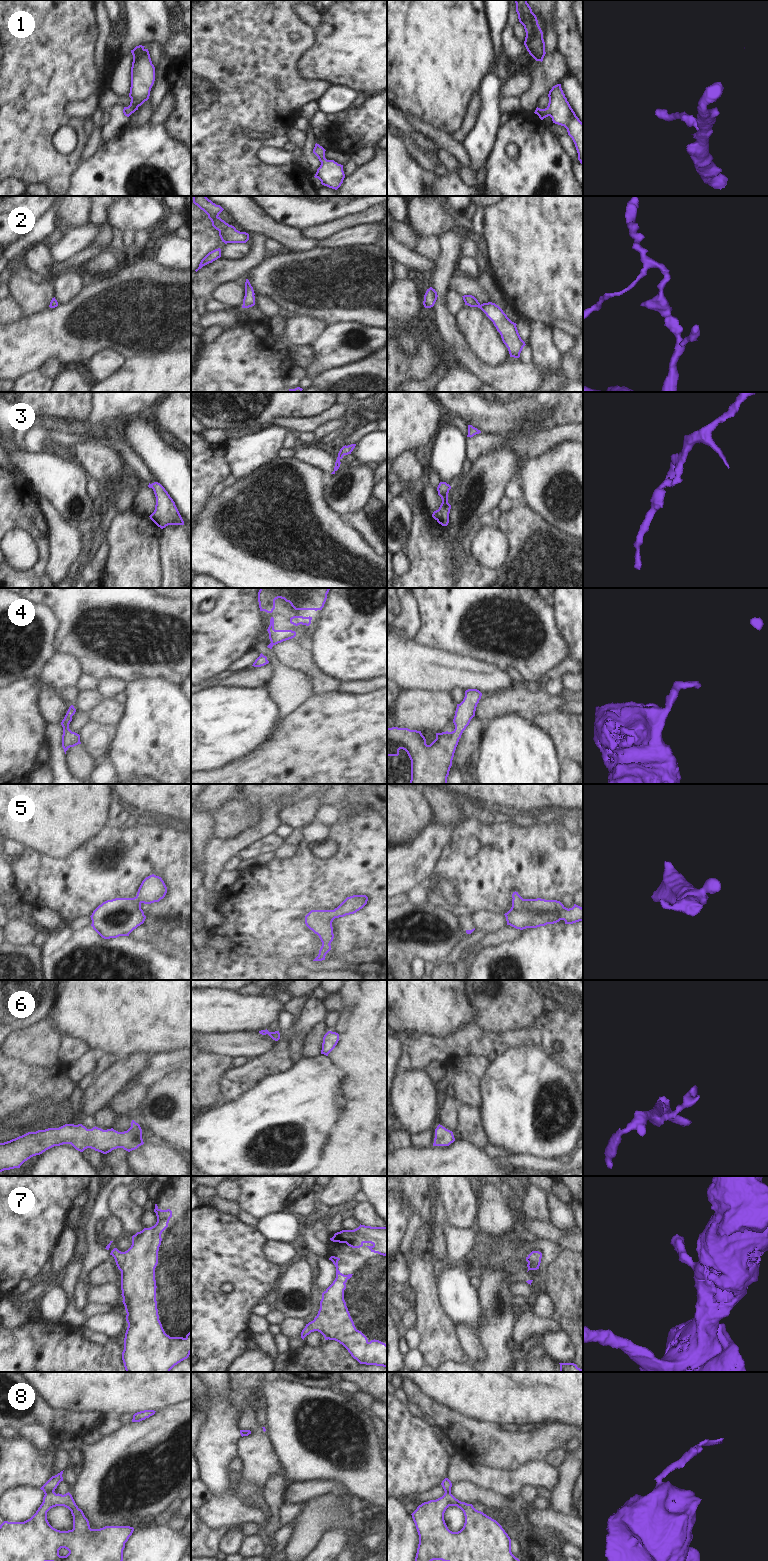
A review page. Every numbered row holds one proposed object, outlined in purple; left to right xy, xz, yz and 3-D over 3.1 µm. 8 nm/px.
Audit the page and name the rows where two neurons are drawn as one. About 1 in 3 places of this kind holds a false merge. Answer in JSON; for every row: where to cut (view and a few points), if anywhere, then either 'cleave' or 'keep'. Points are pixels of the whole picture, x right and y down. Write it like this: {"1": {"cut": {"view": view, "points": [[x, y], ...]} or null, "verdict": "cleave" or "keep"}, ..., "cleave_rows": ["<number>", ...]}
{"1": {"cut": null, "verdict": "keep"}, "2": {"cut": null, "verdict": "keep"}, "3": {"cut": null, "verdict": "keep"}, "4": {"cut": null, "verdict": "keep"}, "5": {"cut": null, "verdict": "keep"}, "6": {"cut": null, "verdict": "keep"}, "7": {"cut": null, "verdict": "keep"}, "8": {"cut": {"view": "xy", "points": [[53, 1491], [48, 1491], [45, 1494]]}, "verdict": "cleave"}, "cleave_rows": ["8"]}

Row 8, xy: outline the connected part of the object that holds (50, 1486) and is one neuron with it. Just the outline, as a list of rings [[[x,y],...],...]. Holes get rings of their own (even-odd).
[[[63,1470],[64,1471],[64,1470]],[[63,1471],[58,1473],[55,1476],[52,1476],[40,1489],[44,1492],[44,1494],[48,1492],[54,1492],[57,1486],[61,1481],[63,1481]]]

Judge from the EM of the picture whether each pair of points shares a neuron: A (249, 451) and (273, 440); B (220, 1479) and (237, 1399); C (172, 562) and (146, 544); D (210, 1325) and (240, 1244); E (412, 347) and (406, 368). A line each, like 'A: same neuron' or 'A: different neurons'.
A: same neuron
B: different neurons
C: different neurons
D: same neuron
E: different neurons

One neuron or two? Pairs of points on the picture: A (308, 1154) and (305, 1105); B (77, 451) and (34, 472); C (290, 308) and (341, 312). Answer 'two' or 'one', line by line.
A: one
B: two
C: one

